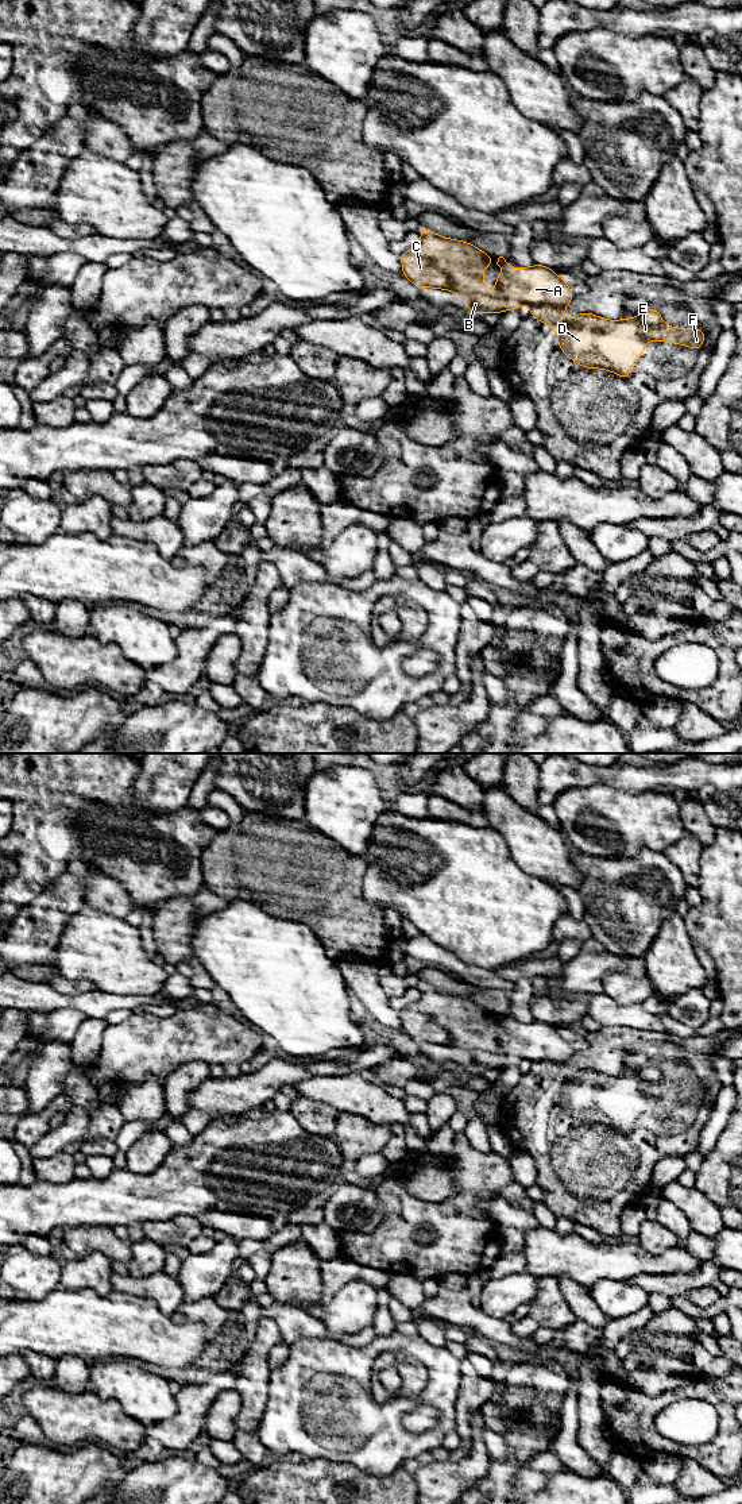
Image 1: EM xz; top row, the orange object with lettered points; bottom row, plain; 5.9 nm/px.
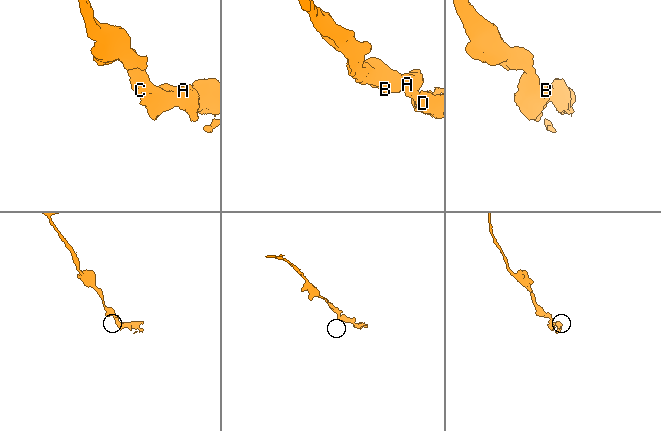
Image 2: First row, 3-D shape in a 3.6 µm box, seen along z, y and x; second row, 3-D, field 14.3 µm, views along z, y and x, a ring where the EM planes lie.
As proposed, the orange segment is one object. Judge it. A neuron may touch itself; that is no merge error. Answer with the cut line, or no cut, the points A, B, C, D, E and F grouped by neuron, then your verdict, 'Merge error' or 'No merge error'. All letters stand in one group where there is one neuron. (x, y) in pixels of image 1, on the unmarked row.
Split along xz (530, 1061), (557, 1061), (563, 1065). Groups: A B C / D E F. Merge error

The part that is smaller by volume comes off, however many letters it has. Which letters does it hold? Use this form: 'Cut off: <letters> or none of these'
Cut off: D, E, F

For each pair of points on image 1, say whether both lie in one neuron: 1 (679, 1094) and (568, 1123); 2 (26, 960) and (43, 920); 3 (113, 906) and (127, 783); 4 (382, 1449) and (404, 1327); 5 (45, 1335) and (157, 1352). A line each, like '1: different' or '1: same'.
1: same
2: same
3: different
4: different
5: same

